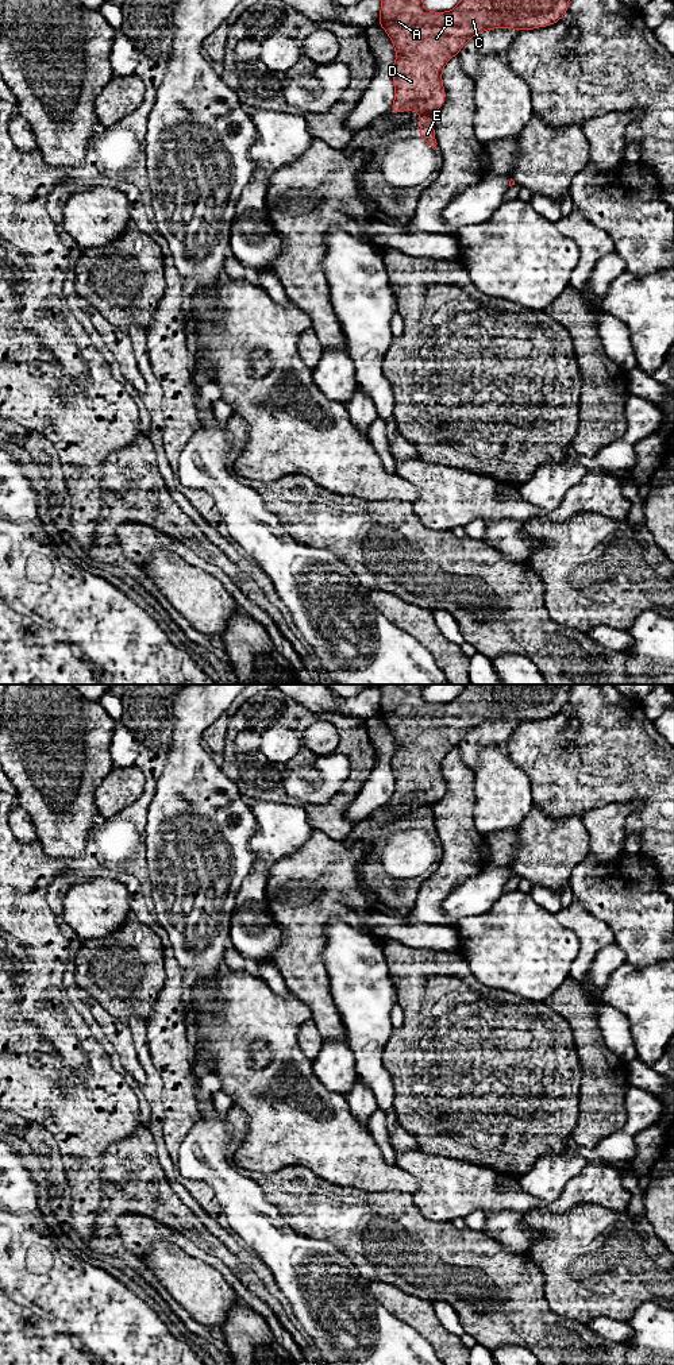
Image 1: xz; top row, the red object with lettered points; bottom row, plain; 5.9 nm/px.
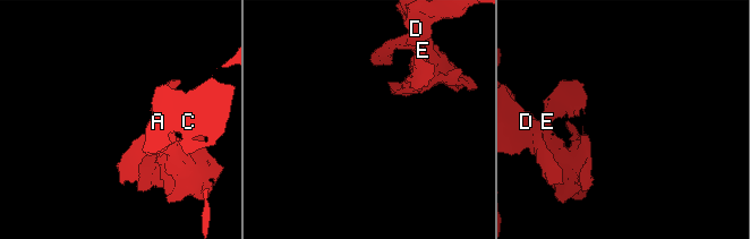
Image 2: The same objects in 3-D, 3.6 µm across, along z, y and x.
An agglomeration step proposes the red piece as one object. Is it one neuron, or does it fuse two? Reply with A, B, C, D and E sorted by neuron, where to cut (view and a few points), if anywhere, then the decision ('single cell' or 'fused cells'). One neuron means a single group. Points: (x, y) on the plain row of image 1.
groups A B C D / E; cut xz (423, 804), (430, 805); fused cells

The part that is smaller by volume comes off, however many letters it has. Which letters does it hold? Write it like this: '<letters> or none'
E

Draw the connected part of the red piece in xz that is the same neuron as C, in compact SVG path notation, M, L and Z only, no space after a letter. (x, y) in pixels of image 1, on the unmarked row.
M380 685L381 702L378 717L389 726L397 751L392 757L394 774L394 794L390 806L398 806L405 801L413 803L434 805L446 793L442 774L442 760L457 747L465 734L477 725L492 720L536 721L548 718L561 712L569 699L571 685L465 685L461 694L448 703L431 703L421 697L425 685Z

